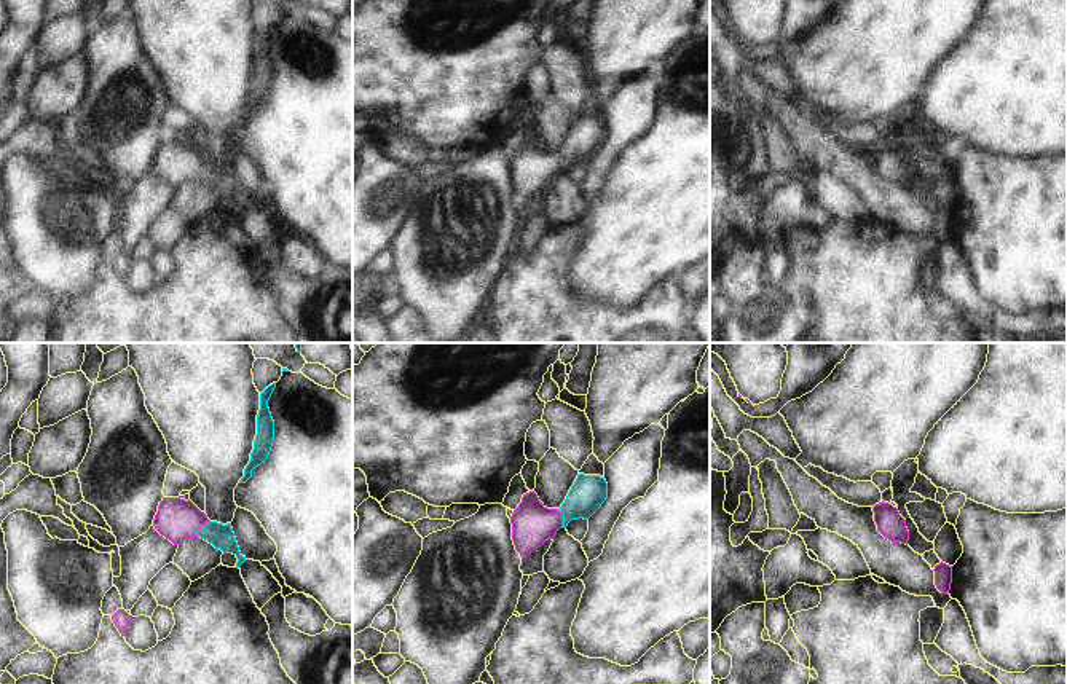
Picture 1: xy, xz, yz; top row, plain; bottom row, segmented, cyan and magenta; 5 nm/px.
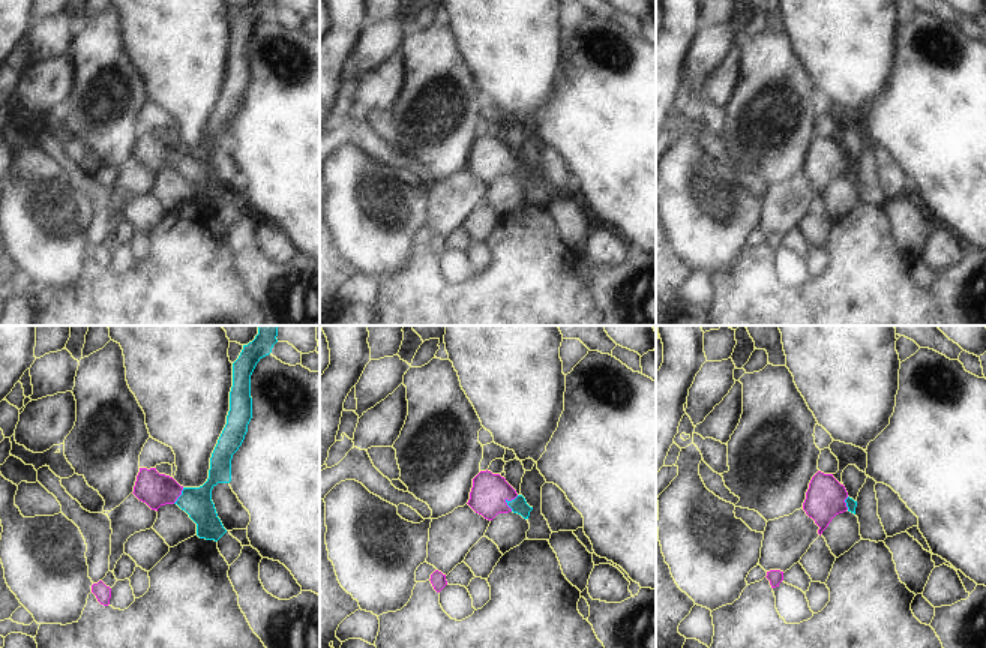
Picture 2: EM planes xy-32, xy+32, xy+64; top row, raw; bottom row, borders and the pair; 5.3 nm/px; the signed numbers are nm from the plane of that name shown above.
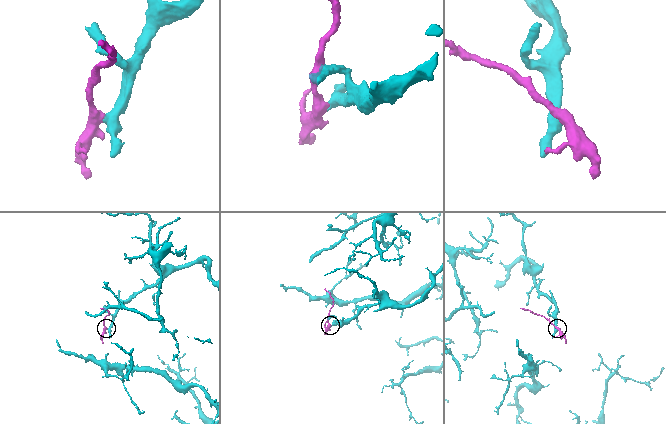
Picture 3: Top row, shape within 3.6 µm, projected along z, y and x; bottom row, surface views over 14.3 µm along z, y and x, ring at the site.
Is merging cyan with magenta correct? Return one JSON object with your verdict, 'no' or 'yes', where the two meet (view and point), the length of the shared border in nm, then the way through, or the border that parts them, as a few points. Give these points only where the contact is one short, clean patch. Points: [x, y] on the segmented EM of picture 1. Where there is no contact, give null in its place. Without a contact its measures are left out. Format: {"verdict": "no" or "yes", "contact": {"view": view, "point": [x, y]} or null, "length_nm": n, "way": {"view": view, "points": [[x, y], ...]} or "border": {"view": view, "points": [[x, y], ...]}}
{"verdict": "yes", "contact": {"view": "xy", "point": [201, 528]}, "length_nm": 110, "way": {"view": "xy", "points": [[220, 536], [201, 528], [176, 518]]}}

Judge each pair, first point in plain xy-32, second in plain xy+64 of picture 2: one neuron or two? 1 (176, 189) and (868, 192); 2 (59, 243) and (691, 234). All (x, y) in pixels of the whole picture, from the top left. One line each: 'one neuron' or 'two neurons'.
1: two neurons
2: one neuron

